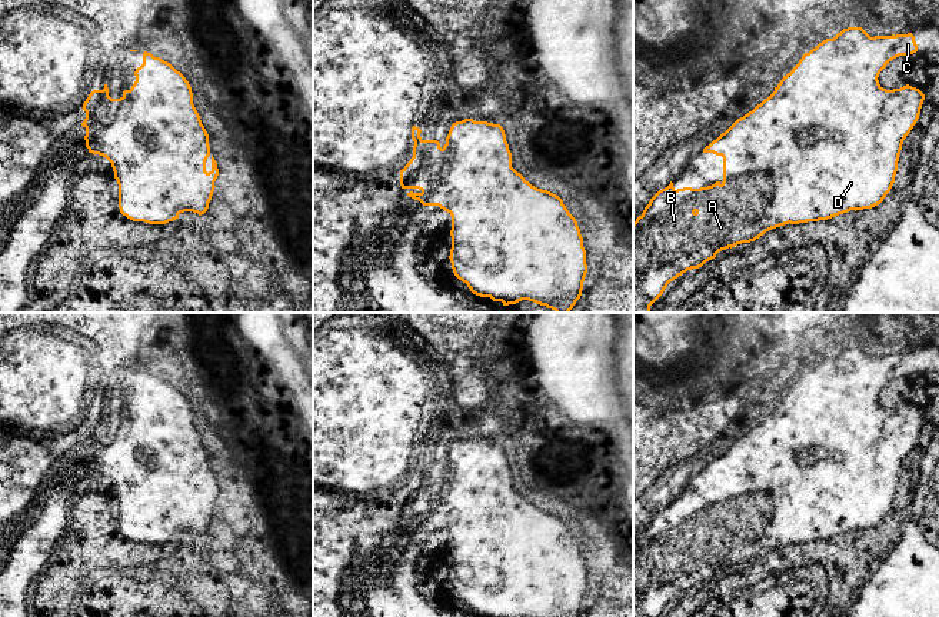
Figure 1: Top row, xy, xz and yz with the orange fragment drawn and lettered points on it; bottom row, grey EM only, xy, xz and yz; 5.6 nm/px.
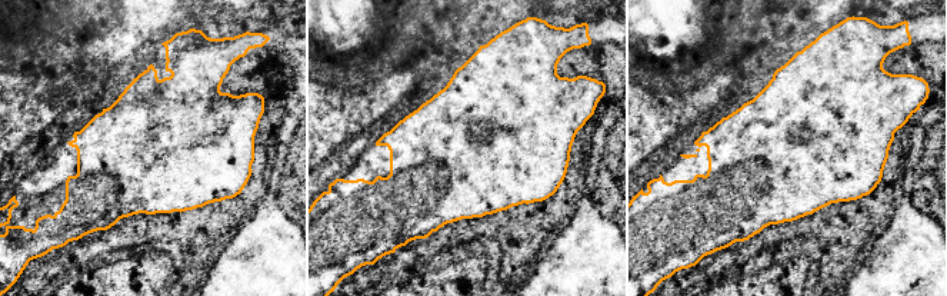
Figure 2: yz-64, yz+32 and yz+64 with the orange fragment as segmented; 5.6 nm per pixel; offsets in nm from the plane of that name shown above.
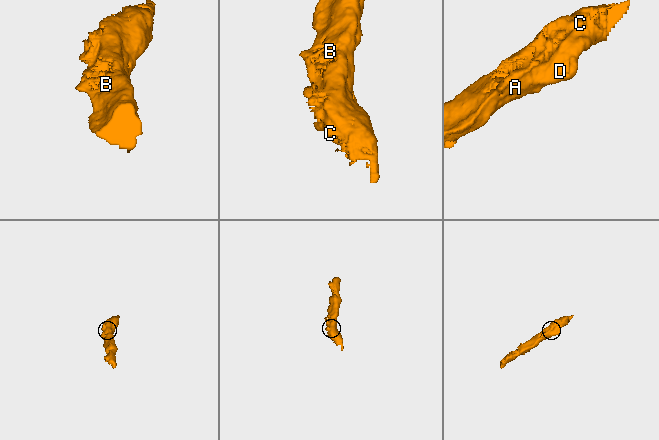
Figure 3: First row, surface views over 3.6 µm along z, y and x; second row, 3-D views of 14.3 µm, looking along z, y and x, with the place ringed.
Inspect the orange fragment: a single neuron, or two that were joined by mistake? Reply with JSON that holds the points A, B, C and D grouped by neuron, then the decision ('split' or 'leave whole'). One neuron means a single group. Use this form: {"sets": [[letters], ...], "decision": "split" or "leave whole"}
{"sets": [["A", "B", "C", "D"]], "decision": "leave whole"}

